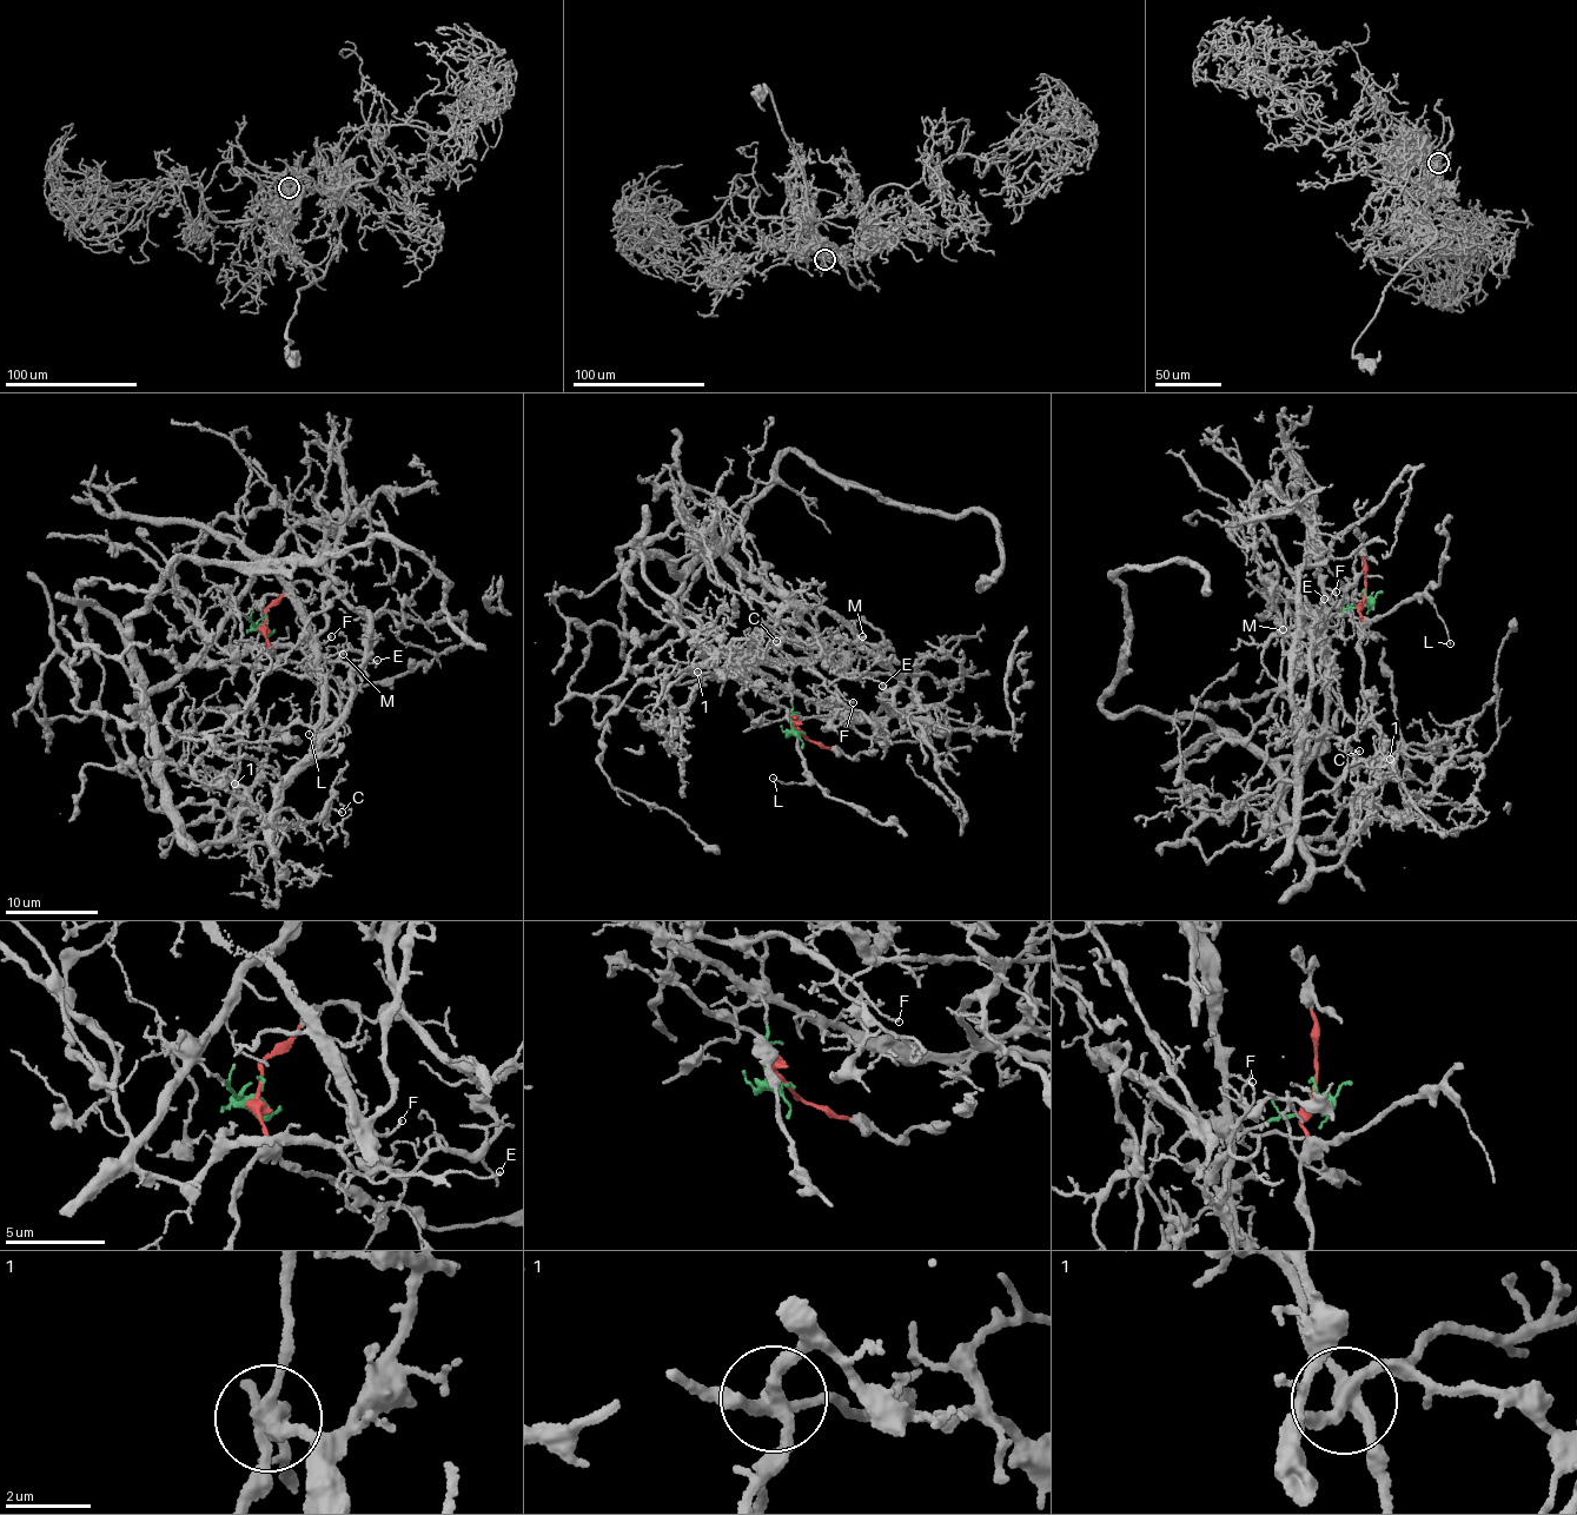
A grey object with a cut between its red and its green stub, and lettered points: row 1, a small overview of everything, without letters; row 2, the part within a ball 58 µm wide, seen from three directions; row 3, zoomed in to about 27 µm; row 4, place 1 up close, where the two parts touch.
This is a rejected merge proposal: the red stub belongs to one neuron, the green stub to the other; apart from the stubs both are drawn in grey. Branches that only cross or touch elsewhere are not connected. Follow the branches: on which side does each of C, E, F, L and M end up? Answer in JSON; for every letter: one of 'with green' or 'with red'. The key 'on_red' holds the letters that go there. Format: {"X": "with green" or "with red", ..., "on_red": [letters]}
{"C": "with red", "E": "with green", "F": "with green", "L": "with red", "M": "with red", "on_red": ["C", "L", "M"]}

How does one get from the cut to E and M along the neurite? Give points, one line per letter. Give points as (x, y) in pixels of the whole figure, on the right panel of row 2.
E: (1365, 593), (1359, 606), (1327, 615), (1325, 676), (1313, 642), (1325, 626), (1336, 626), (1323, 621), (1323, 599)
M: (1365, 593), (1407, 816), (1363, 804), (1322, 854), (1183, 774), (1300, 677), (1281, 629)

